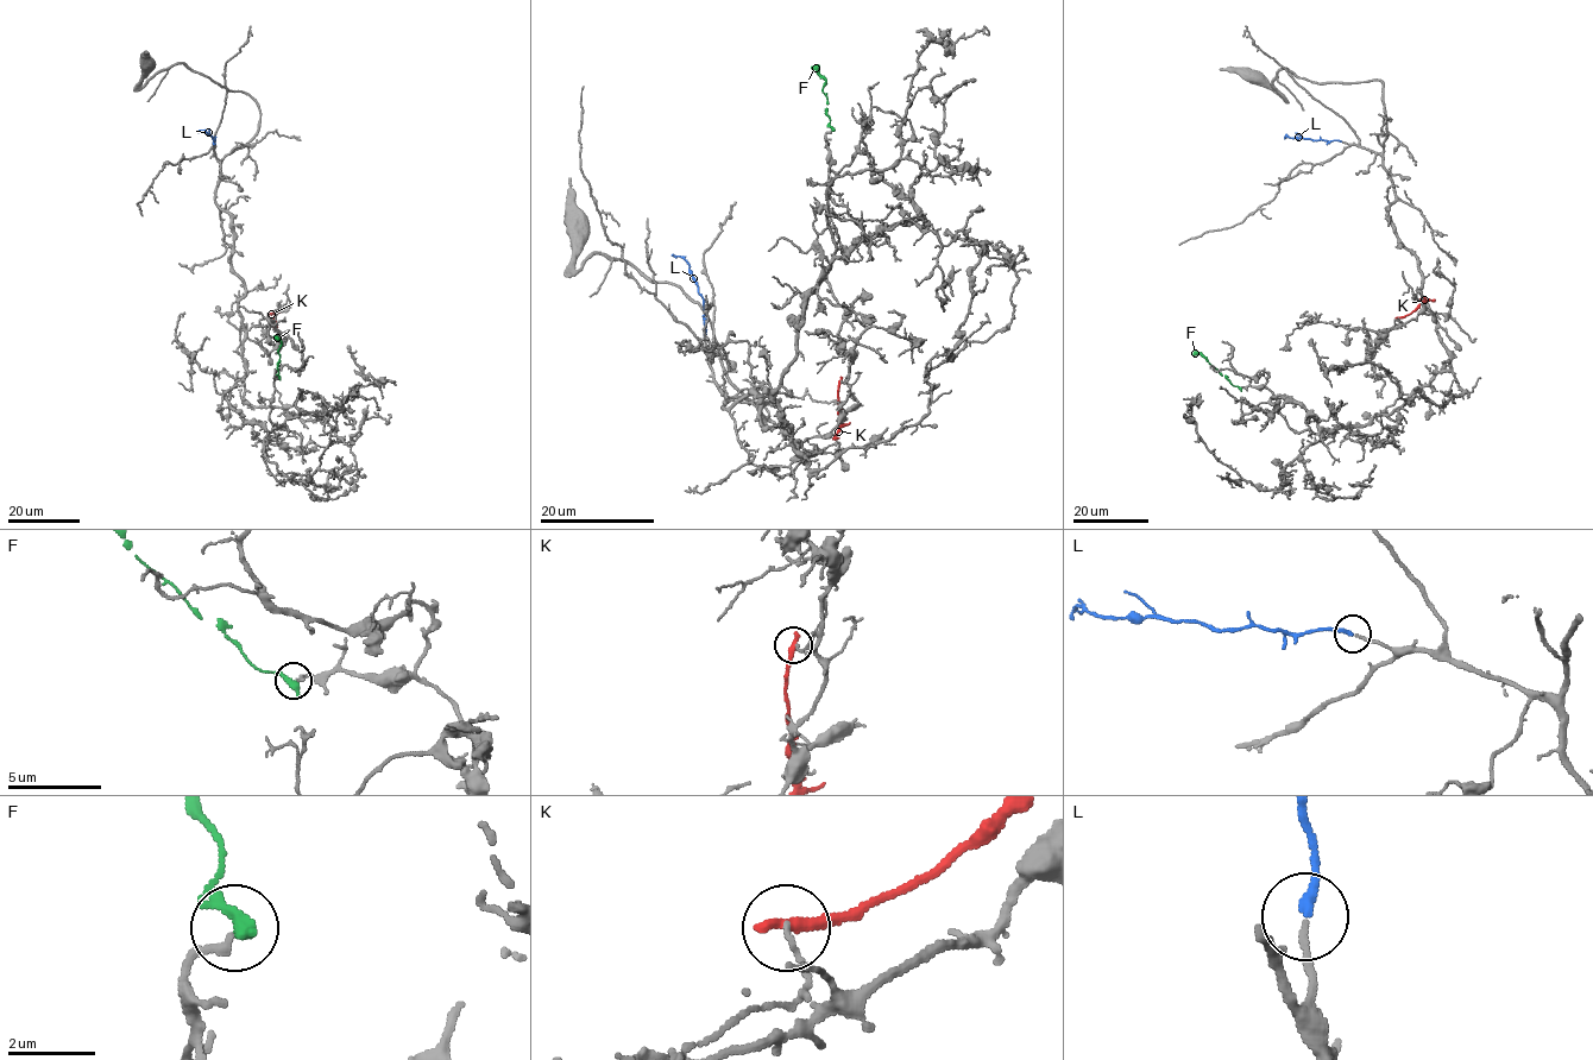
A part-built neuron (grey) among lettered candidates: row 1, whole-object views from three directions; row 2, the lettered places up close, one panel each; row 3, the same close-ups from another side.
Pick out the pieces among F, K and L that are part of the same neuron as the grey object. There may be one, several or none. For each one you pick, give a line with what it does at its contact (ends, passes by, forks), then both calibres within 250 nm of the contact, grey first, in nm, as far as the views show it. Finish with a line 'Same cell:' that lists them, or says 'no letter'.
L: it ends there; 130 nm thick on the grey side, 200 nm on the other
Same cell: L

